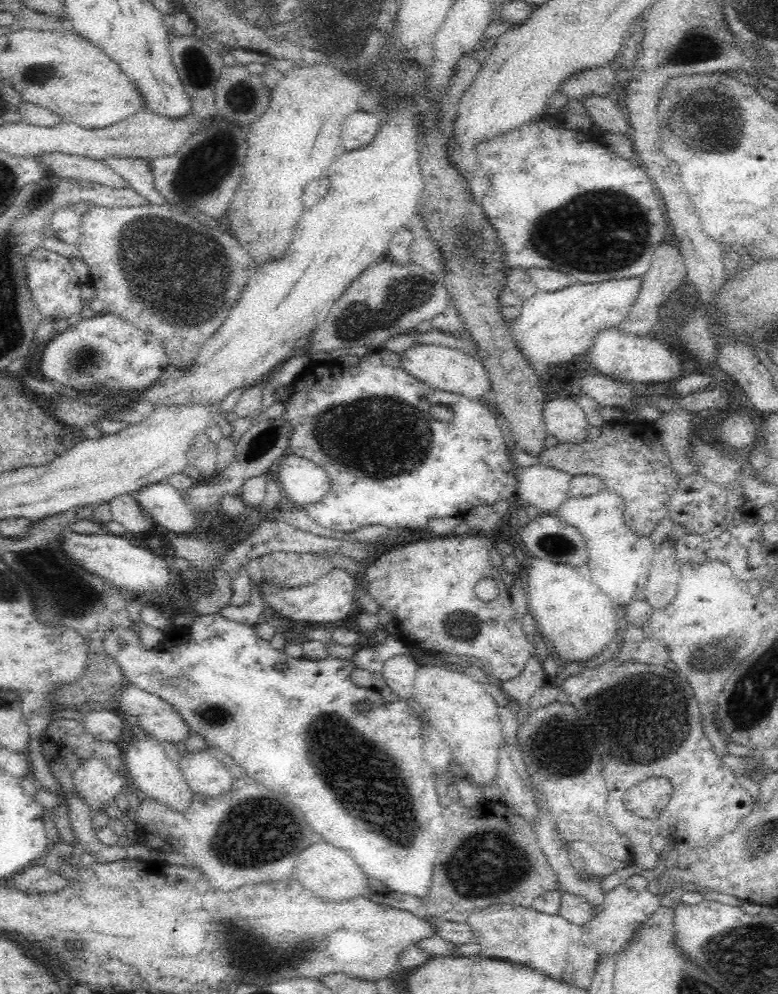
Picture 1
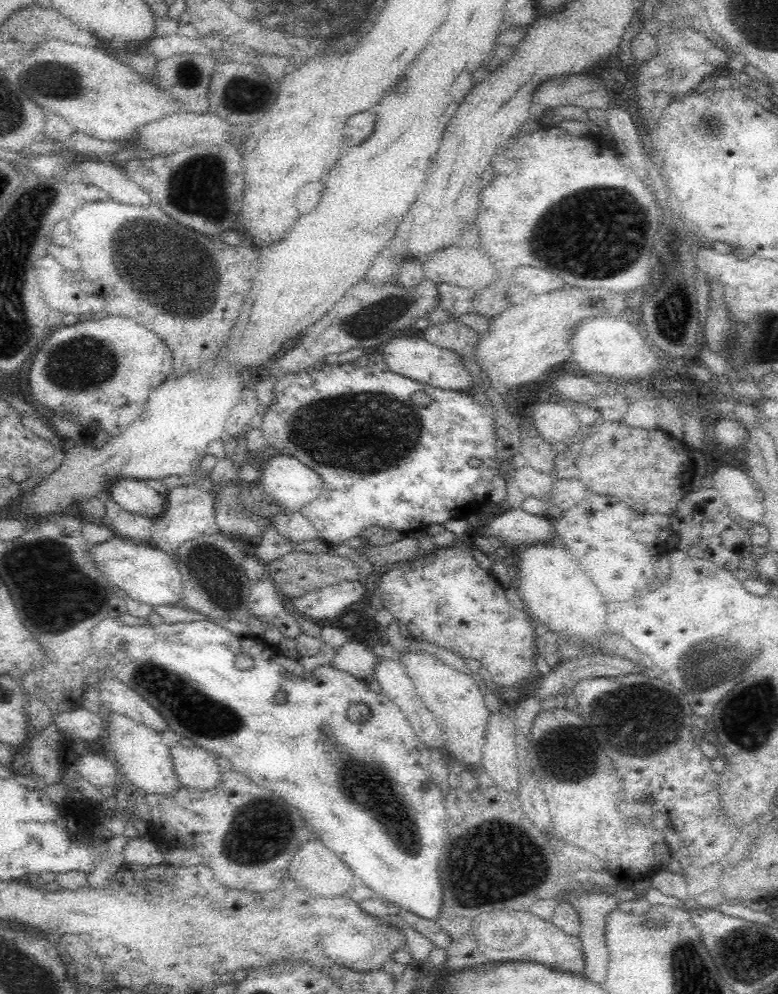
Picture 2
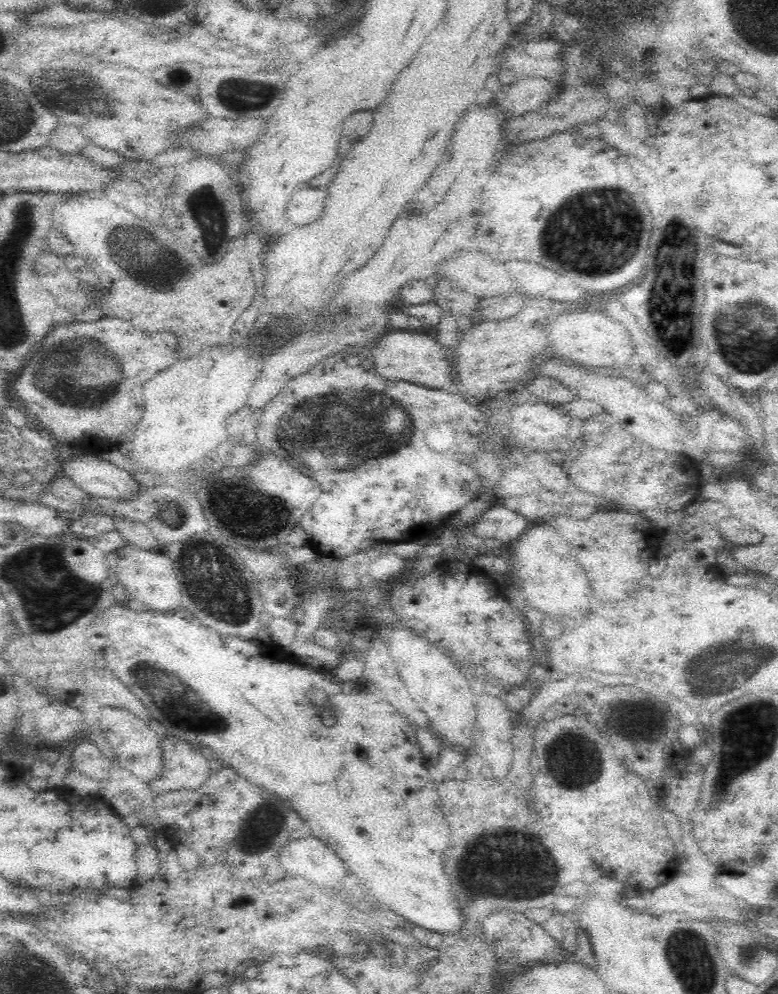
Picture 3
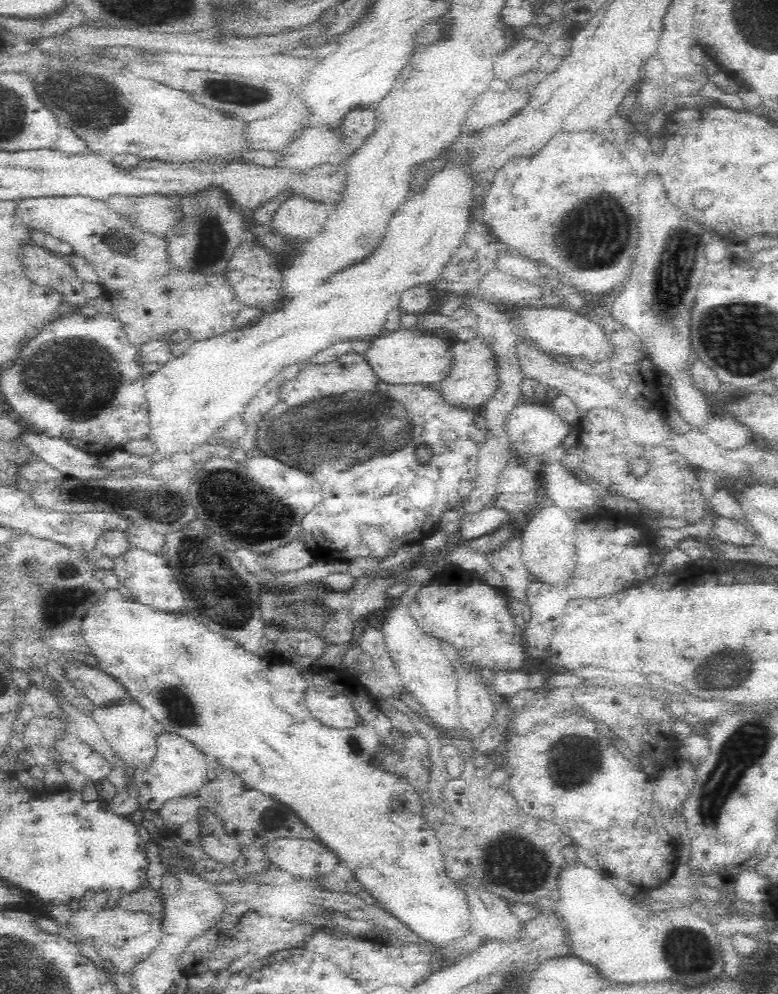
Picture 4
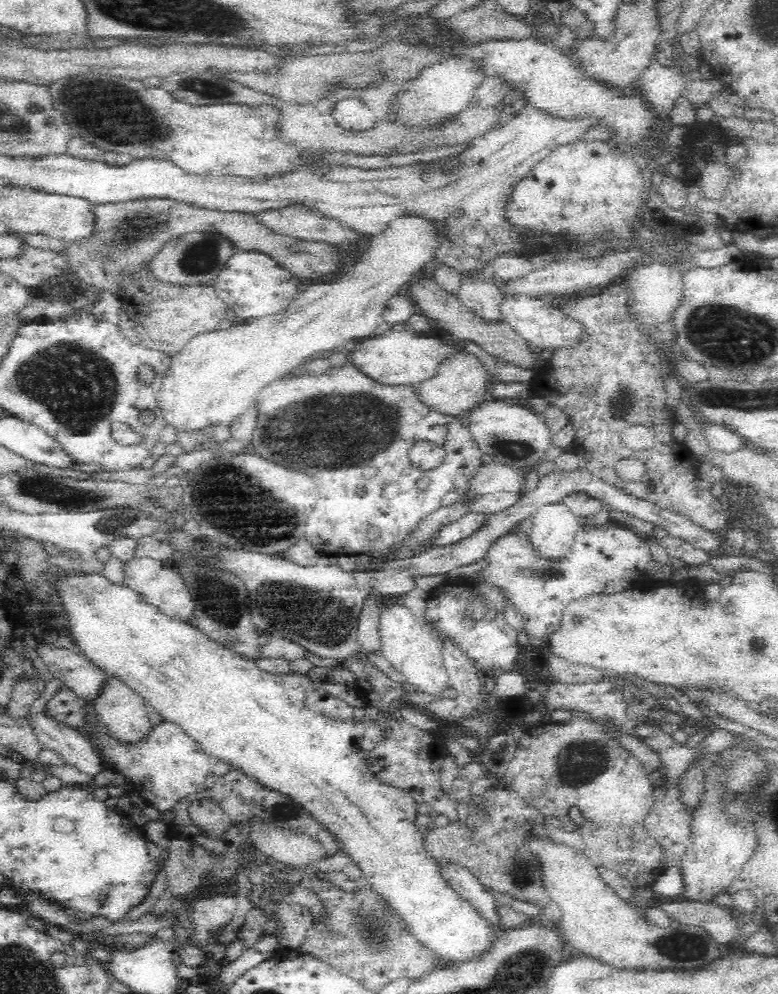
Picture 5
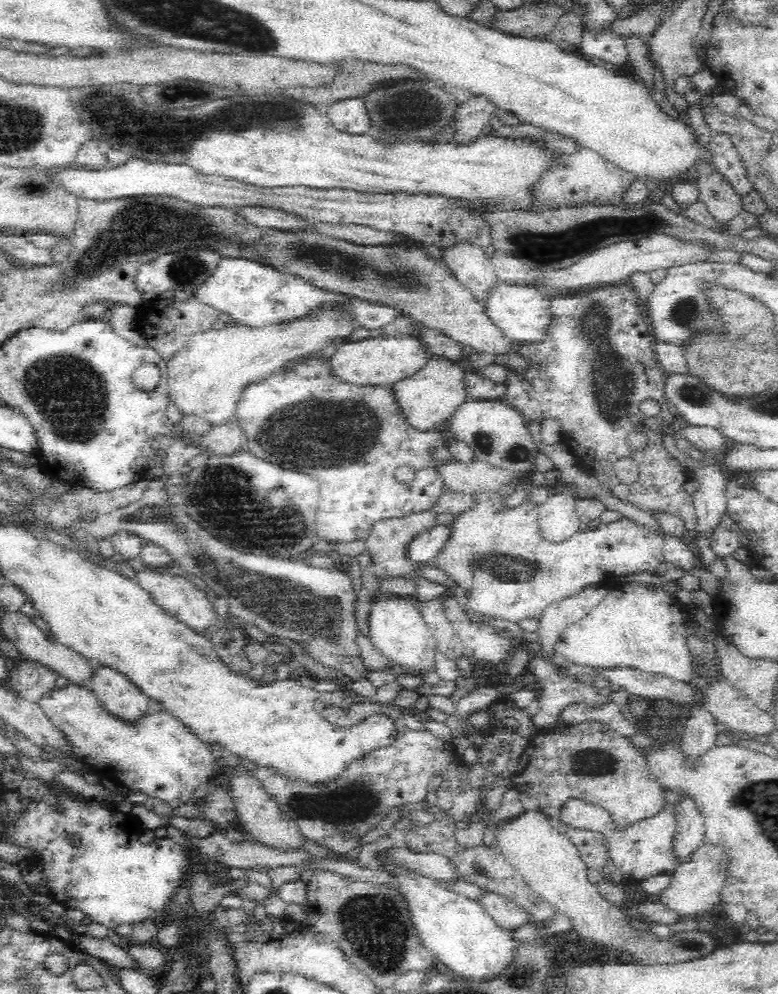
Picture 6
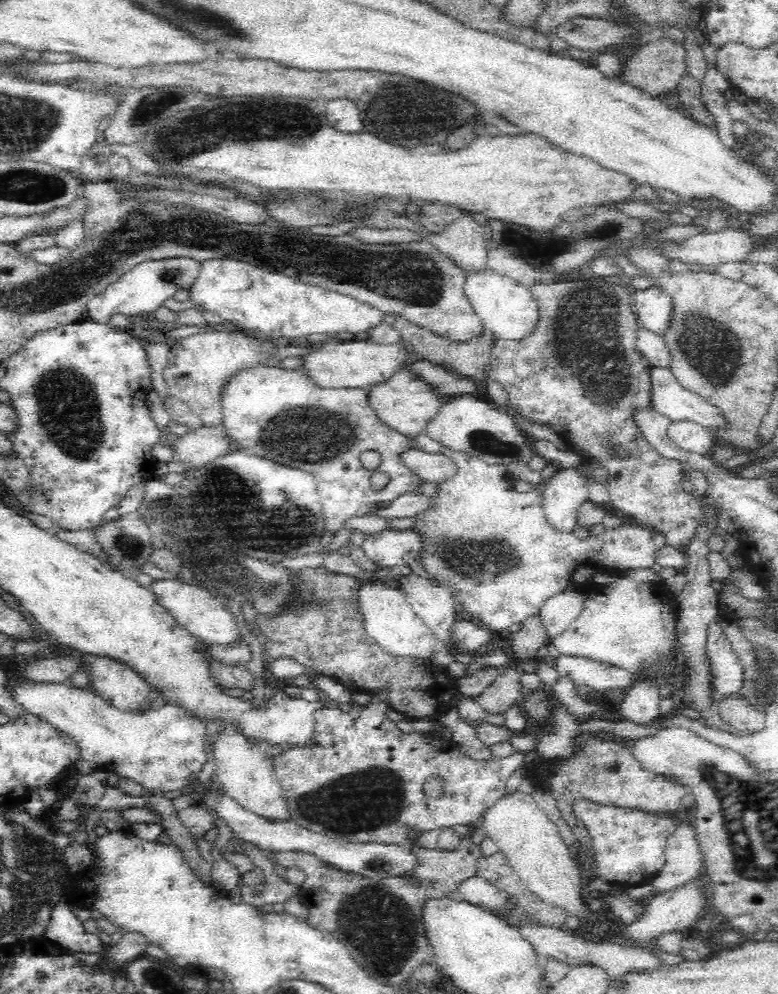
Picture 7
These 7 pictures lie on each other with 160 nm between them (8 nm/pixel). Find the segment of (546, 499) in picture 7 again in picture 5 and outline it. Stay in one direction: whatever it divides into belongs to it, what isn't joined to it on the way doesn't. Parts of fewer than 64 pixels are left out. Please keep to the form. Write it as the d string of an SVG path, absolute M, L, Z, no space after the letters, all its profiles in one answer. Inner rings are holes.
M563 503L548 504L532 514L529 523L525 526L527 539L532 545L533 552L541 560L552 560L558 562L566 558L571 552L576 533L583 526L583 521L579 519Z

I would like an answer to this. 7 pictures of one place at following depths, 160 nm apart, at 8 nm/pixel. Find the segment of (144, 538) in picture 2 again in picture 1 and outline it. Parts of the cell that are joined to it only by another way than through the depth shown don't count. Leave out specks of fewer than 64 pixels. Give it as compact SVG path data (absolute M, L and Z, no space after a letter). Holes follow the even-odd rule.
M134 494L122 495L109 501L113 520L126 528L128 534L141 534L152 528L152 521L140 509L138 501L134 501Z

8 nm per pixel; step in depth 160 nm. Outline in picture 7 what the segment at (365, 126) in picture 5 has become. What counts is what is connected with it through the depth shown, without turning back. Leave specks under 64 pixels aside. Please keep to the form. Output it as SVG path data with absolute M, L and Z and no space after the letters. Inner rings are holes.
M335 98L324 106L326 118L340 132L354 134L363 127L360 109L349 98Z

